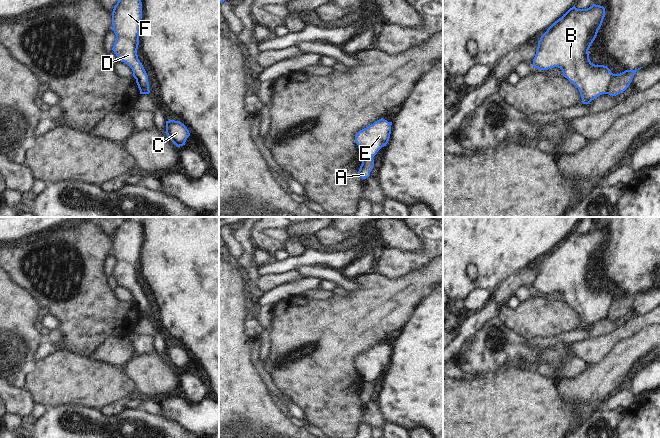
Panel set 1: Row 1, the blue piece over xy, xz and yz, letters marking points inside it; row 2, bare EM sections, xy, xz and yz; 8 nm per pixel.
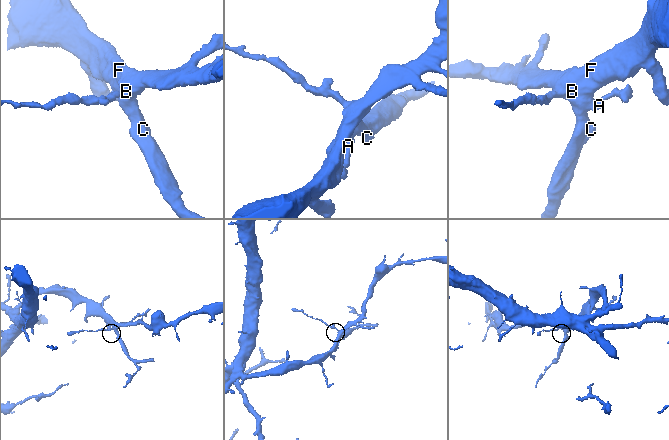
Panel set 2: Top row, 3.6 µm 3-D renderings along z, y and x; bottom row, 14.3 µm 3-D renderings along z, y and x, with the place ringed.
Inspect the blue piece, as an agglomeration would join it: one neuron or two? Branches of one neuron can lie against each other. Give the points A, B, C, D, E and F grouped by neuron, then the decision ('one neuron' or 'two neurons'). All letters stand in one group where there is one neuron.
groups A / B C D E F; two neurons

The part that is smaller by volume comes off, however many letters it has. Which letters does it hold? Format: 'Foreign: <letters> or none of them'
Foreign: A

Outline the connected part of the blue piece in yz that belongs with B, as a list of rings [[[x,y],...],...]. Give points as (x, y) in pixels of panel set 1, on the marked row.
[[[593,4],[587,9],[577,9],[573,6],[541,36],[533,59],[534,68],[540,70],[560,68],[563,76],[578,88],[583,104],[589,104],[600,95],[607,94],[607,87],[613,76],[607,66],[593,64],[588,53],[604,17],[605,8],[603,6]]]

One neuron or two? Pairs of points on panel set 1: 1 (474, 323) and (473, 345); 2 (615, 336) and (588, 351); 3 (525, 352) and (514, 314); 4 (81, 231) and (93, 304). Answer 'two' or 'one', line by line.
1: two
2: one
3: two
4: one

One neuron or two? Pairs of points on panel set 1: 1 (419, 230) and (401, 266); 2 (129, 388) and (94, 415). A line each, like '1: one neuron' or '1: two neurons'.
1: one neuron
2: two neurons

